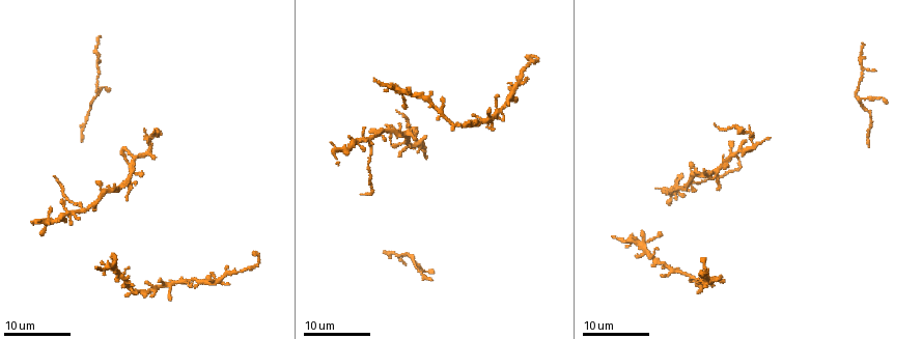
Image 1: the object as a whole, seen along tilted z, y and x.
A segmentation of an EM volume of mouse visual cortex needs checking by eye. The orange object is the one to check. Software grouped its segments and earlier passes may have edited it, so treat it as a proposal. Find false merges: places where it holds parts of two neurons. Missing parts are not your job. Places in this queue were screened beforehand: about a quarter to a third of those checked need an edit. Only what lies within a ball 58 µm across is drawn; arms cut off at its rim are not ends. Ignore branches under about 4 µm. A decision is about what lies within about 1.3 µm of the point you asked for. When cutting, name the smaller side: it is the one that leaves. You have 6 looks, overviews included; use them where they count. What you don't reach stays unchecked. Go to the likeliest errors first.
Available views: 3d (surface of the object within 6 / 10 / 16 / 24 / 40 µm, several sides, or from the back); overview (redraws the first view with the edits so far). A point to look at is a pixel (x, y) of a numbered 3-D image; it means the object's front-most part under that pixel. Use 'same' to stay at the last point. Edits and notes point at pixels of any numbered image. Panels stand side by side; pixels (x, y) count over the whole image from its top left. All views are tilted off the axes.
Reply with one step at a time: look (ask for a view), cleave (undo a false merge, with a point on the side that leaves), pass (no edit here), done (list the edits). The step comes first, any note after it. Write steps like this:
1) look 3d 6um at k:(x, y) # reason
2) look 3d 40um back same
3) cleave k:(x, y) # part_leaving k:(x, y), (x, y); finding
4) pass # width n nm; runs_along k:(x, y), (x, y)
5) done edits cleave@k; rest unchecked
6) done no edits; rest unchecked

look 3d 24um at 1:(76, 209) # two arms in line, one across

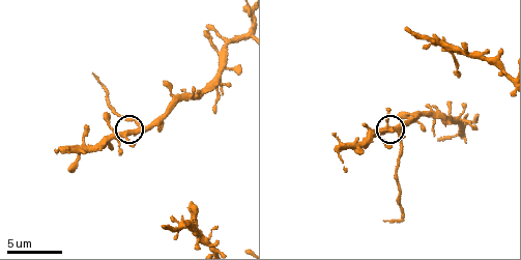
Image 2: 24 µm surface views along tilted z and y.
look 3d 10um at 2:(132, 133) # closer look

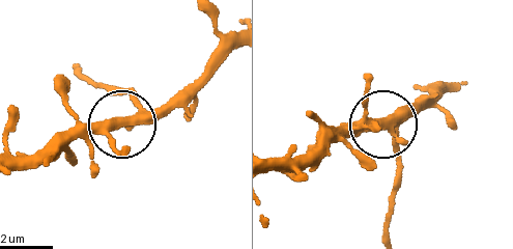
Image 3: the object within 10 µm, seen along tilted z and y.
cleave 3:(130, 87) # side_arm 49 um; arms 3; two neurons meet here

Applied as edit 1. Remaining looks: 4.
look 3d 16um at 1:(149, 145) # a fork

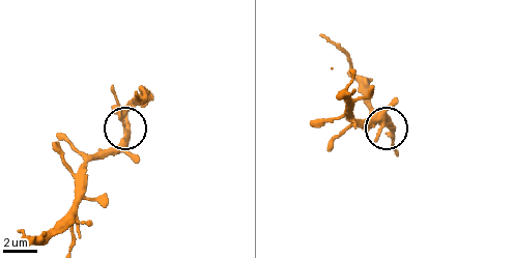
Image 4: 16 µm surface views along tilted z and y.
look 3d 6um at 4:(390, 128)

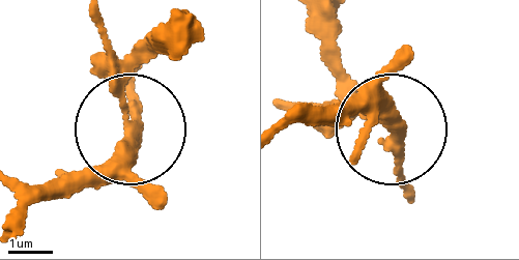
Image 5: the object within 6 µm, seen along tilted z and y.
cleave 5:(95, 61) # part_leaving 5:(128, 115), (119, 76), (132, 54), (179, 44); a second neuron is stuck on

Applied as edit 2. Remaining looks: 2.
done edits cleave@3, cleave@5; rest unchecked

